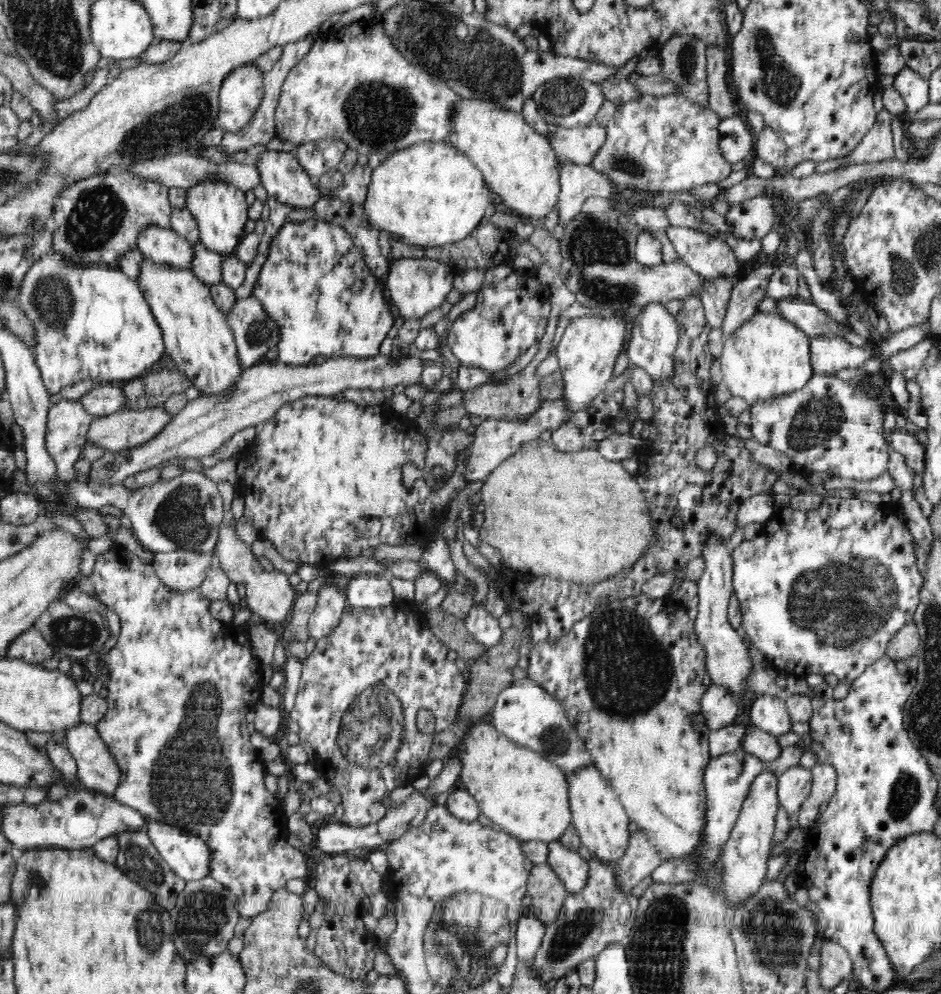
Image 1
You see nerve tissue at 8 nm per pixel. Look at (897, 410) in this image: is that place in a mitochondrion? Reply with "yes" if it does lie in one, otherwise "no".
no

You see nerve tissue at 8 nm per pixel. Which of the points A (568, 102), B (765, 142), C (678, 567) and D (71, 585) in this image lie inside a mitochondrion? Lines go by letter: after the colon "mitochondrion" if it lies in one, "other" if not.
A: mitochondrion
B: other
C: other
D: other

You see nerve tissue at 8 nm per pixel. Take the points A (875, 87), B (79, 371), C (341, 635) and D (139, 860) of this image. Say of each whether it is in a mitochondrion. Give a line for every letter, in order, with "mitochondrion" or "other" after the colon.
A: other
B: other
C: other
D: mitochondrion

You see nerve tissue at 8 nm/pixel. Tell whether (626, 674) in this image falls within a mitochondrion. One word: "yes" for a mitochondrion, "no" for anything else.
yes

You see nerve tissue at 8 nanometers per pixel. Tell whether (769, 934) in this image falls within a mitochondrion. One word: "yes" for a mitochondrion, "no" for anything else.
yes

